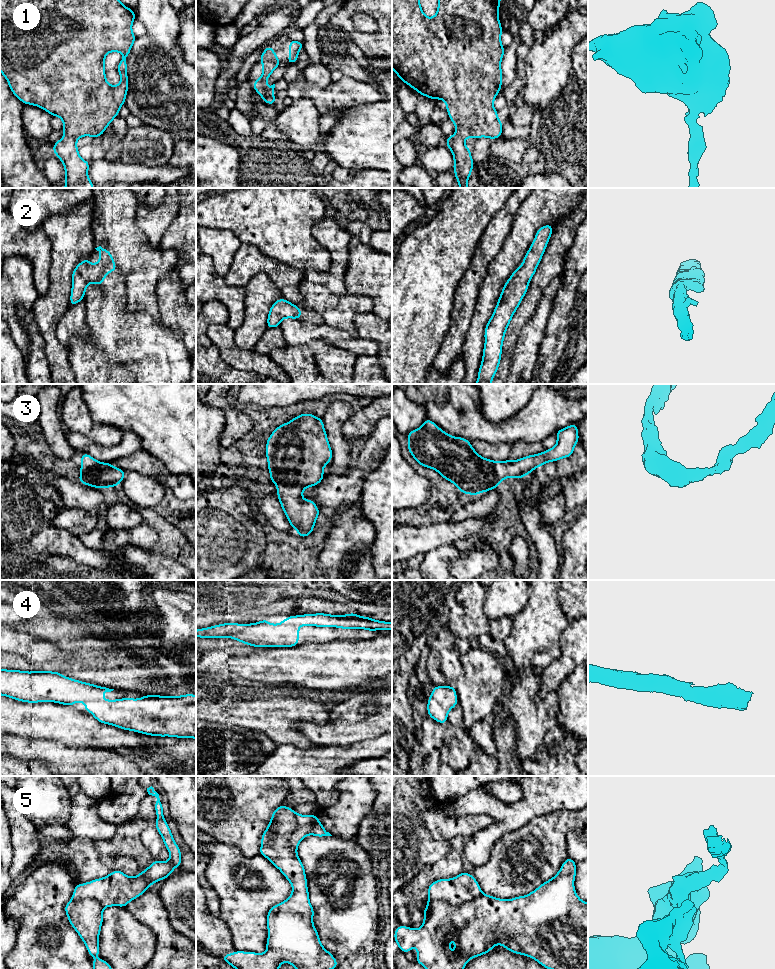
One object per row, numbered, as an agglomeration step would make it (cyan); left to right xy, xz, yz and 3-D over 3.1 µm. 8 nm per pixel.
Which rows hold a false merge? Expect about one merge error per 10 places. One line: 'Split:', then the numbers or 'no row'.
Split: 5

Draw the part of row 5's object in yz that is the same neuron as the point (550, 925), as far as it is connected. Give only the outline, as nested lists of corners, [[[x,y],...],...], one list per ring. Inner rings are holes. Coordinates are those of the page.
[[[568,857],[552,879],[525,896],[508,900],[484,893],[458,905],[444,900],[427,900],[427,908],[422,910],[423,926],[415,929],[399,925],[394,940],[403,953],[410,952],[416,943],[416,963],[426,969],[464,969],[470,959],[489,953],[497,944],[515,954],[528,956],[547,969],[588,969],[588,903],[582,901],[575,891],[576,871],[576,862]],[[452,937],[455,940],[454,954],[450,953],[449,946]]]

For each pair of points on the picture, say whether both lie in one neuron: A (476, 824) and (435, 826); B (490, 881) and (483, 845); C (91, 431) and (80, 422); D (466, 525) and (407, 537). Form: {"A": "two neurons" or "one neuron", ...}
{"A": "one neuron", "B": "two neurons", "C": "one neuron", "D": "one neuron"}

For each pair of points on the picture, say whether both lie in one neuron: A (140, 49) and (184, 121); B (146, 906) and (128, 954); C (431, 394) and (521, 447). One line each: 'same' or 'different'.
A: same
B: different
C: different

